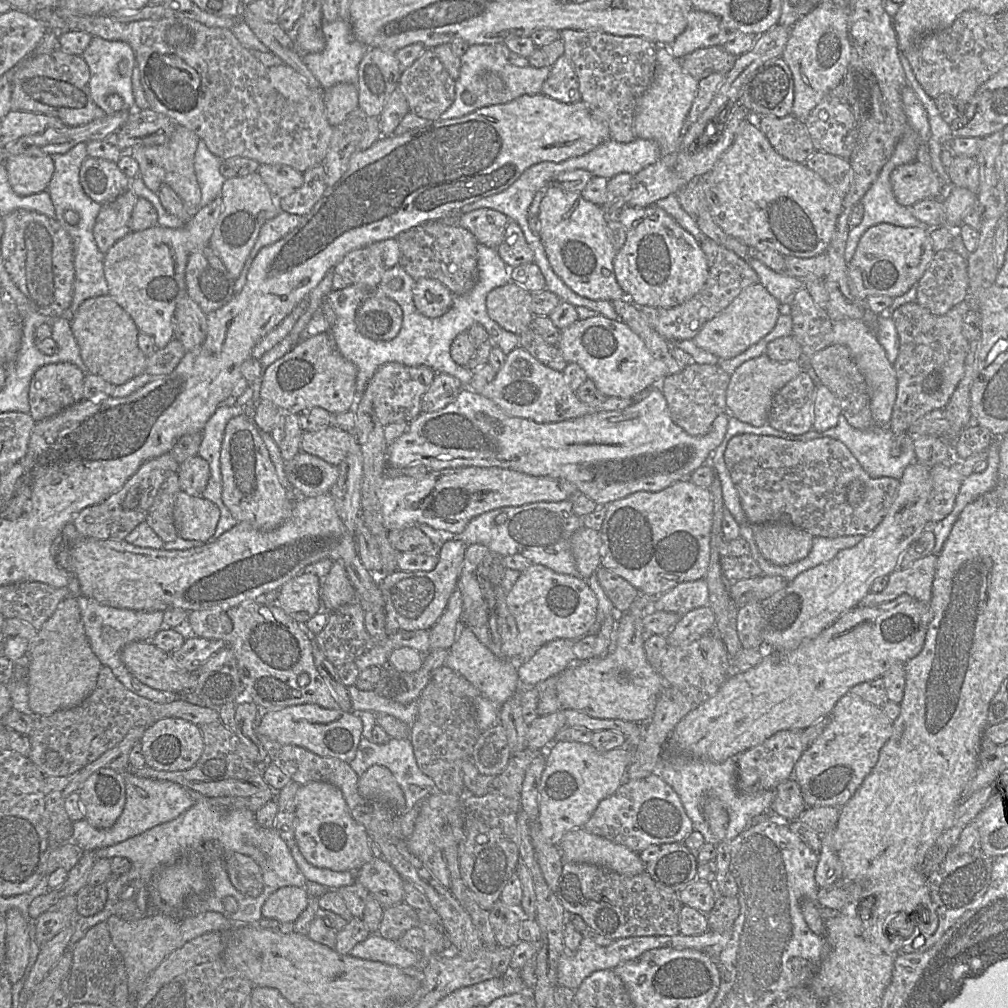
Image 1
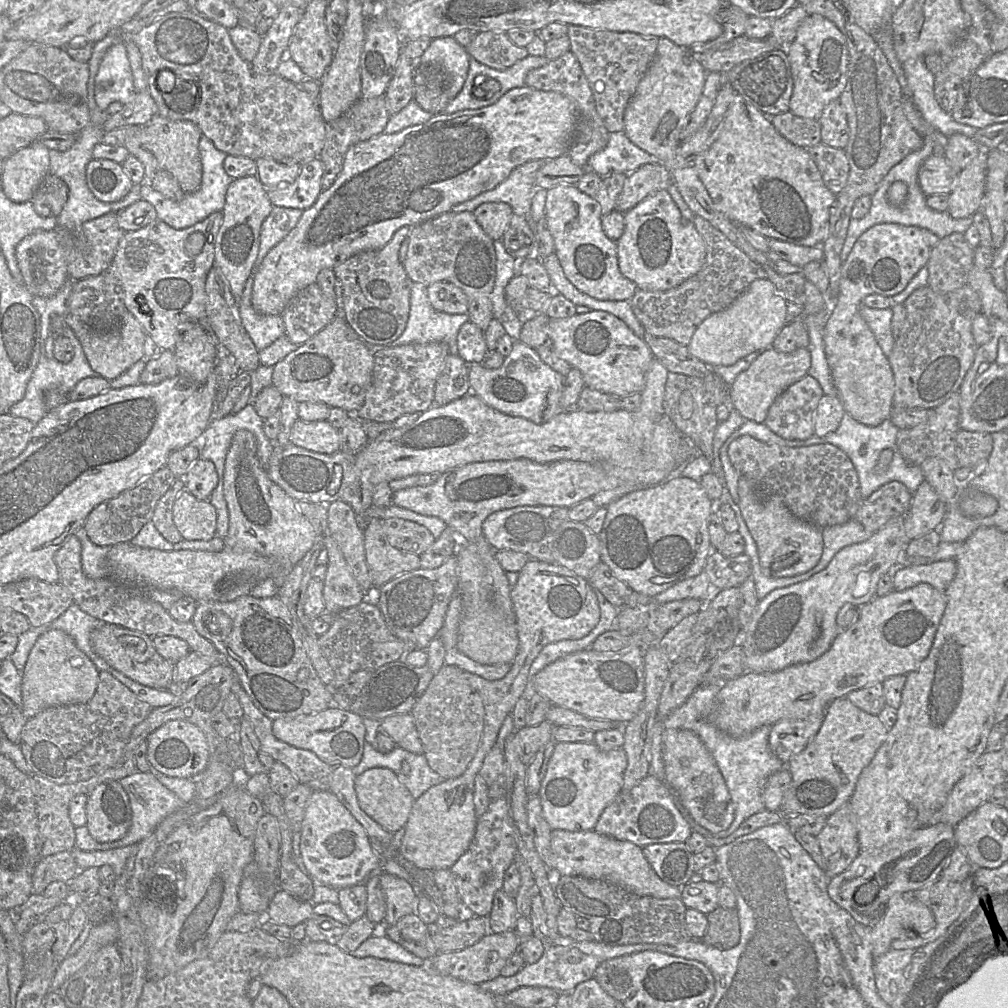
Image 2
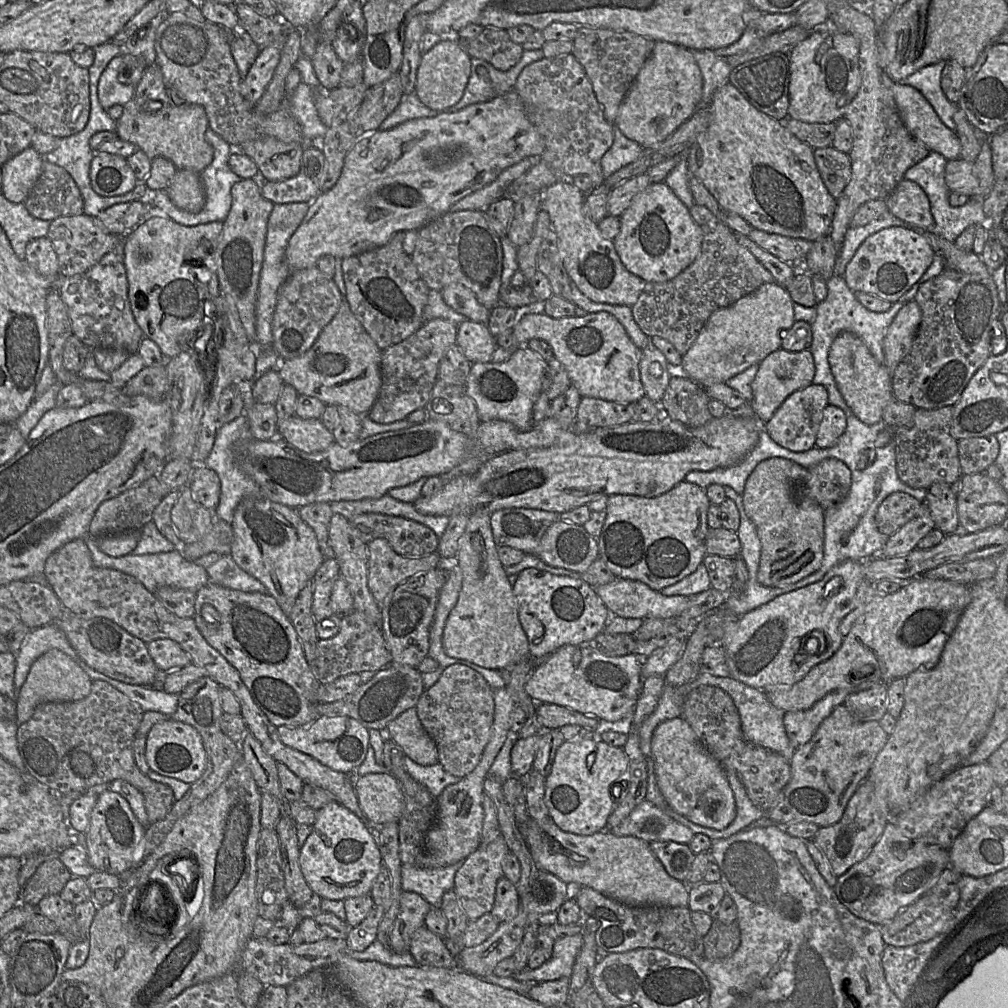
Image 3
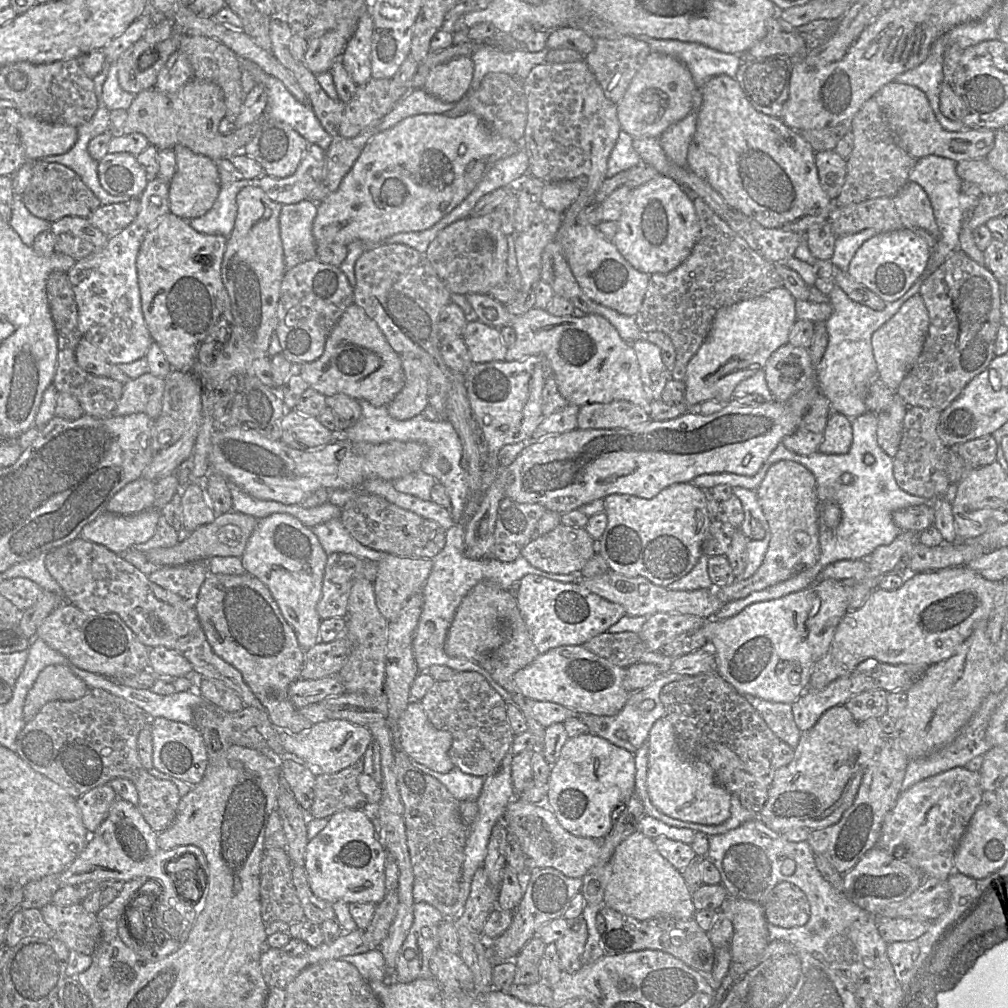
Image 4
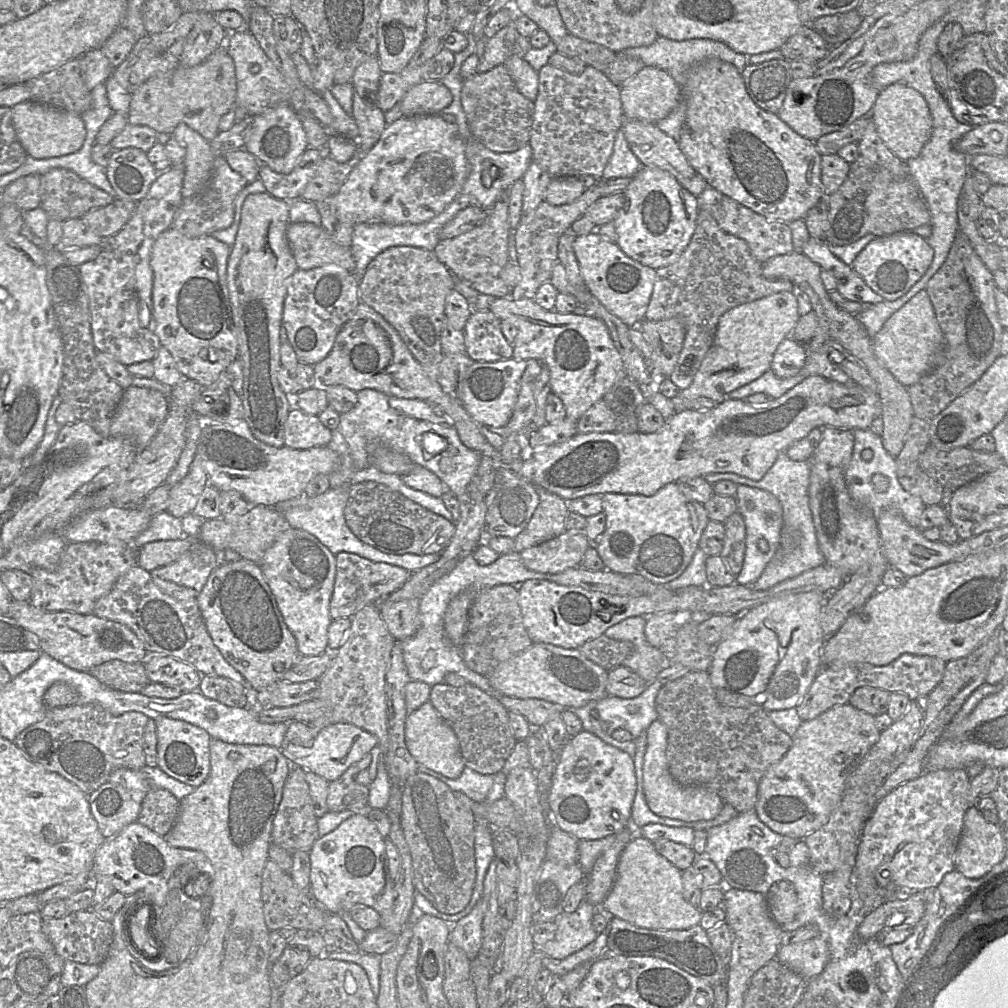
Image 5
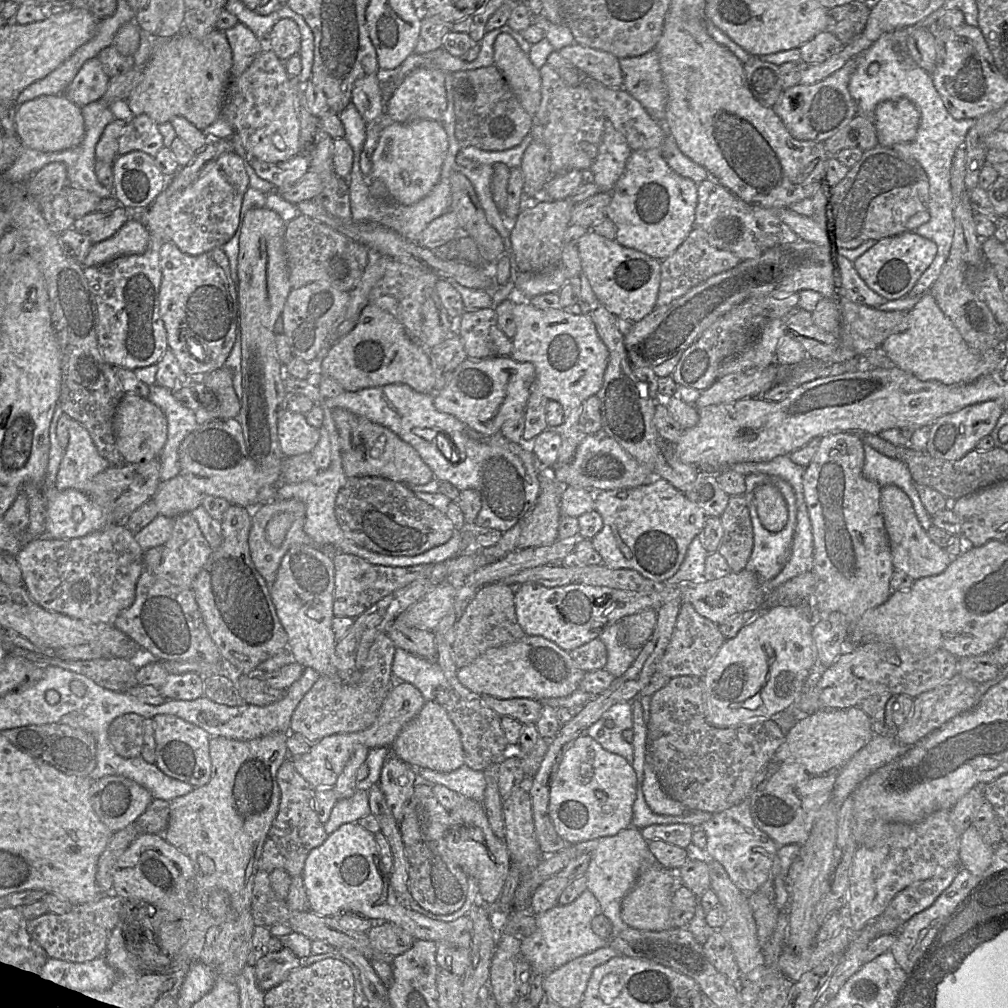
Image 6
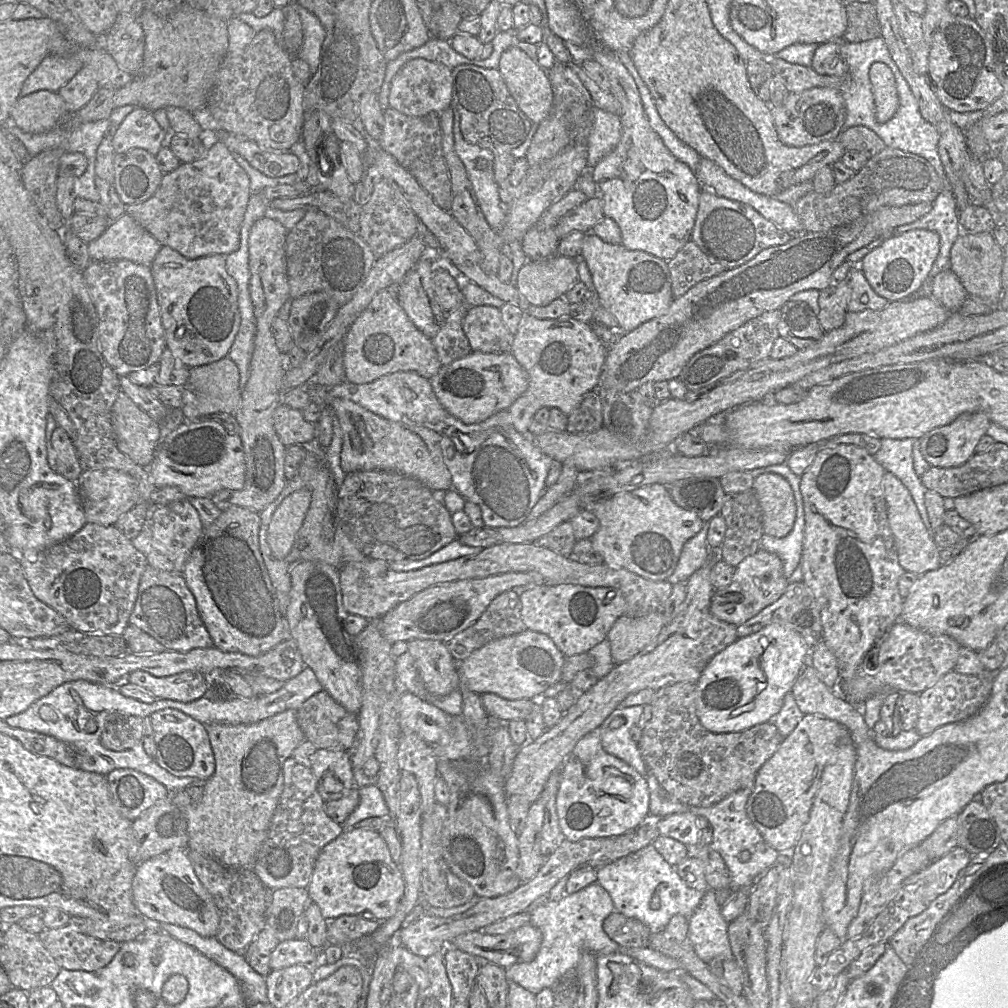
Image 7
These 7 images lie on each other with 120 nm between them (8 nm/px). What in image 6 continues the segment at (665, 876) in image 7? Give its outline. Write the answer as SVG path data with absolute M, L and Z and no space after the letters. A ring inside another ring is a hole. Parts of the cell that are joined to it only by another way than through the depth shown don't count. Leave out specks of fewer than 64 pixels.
M630 825L613 836L579 842L574 844L574 846L579 854L590 855L590 864L585 873L588 879L588 889L599 901L602 913L612 923L612 933L608 939L610 944L628 926L622 919L622 899L634 885L640 869L644 864L653 864L658 861L649 848L649 841L643 837L642 829L633 825Z

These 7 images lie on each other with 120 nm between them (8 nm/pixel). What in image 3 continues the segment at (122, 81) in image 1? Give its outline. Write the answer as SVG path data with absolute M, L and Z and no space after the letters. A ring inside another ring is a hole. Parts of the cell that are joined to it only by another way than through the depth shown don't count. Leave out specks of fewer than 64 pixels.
M123 54L115 56L107 65L98 82L98 98L107 110L114 105L125 105L134 98L136 86L118 81L122 71Z

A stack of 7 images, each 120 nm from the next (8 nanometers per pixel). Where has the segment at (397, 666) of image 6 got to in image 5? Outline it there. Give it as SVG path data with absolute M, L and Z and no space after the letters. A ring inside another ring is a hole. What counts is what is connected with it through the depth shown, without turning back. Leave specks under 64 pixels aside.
M513 551L501 555L493 563L488 565L480 565L474 559L473 555L468 555L451 572L432 584L420 598L419 626L416 632L400 642L404 663L410 679L424 682L432 687L435 684L444 682L445 676L453 672L464 677L466 679L465 684L470 683L489 695L500 698L500 693L490 685L487 677L467 667L462 658L461 647L452 644L446 636L444 630L444 616L450 601L463 591L470 591L478 594L486 588L504 584L513 585L516 583L523 583L529 579L546 579L554 582L555 575L528 569L523 564L520 553ZM429 650L435 652L435 665L429 670L424 670L422 668L422 660Z

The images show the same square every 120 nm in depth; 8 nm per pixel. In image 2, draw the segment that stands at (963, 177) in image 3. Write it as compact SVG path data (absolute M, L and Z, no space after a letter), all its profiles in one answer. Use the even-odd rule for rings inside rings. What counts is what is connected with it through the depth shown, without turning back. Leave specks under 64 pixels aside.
M930 155L922 164L919 173L919 184L926 196L950 194L960 171L957 171L945 156Z

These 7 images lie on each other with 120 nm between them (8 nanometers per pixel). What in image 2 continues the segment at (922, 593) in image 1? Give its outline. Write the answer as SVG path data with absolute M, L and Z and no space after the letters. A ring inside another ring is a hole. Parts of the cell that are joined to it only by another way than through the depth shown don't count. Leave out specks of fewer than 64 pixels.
M955 560L897 566L892 572L893 590L903 591L920 583L926 583L945 592L955 573Z

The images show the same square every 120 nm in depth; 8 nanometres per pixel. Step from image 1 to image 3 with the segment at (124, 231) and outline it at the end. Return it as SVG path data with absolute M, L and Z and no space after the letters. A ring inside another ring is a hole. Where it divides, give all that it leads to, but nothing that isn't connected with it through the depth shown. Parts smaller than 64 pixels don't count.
M85 214L61 216L50 222L47 237L57 254L59 275L62 277L81 274L97 264L101 258L114 248L118 240L124 238L106 231L97 217Z

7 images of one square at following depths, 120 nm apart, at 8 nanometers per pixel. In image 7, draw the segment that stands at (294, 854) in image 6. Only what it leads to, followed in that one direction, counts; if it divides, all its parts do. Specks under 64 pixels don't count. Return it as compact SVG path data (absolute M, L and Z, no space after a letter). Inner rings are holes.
M293 757L286 759L283 765L283 790L253 869L268 890L287 887L307 889L320 851L345 830L327 816L324 803L317 792L316 780L310 768L299 764Z

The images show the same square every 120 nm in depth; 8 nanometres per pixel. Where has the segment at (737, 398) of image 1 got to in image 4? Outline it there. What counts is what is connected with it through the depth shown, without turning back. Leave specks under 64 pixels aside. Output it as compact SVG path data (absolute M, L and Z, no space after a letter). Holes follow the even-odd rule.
M790 343L779 347L770 355L763 368L774 401L786 401L805 387L814 369L807 348L796 347Z

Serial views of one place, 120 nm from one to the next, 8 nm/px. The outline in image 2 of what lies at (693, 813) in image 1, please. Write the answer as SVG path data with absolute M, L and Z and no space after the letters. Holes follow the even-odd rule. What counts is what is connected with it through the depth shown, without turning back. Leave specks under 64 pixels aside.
M708 681L694 689L688 699L667 717L657 719L650 730L650 768L649 774L665 781L665 766L662 754L662 733L665 729L690 730L705 744L715 759L729 790L734 804L734 820L730 827L714 837L727 837L736 831L750 816L766 809L764 787L770 775L787 768L769 747L771 726L764 725L742 737L732 737L721 731L711 721L714 712L714 698L722 682Z

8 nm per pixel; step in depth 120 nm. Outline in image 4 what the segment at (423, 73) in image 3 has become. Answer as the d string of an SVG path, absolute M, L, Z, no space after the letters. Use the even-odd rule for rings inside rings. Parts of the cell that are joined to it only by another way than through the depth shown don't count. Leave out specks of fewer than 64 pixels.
M469 56L457 57L434 67L428 74L423 89L443 102L458 102L470 88L474 63Z

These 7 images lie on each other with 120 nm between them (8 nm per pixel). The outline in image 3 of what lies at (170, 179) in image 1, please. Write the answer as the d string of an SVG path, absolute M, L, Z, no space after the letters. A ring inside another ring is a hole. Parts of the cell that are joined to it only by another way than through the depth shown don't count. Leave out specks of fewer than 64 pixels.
M132 99L124 105L122 116L117 120L118 138L135 144L151 160L161 156L173 162L177 169L202 173L212 162L214 150L205 133L209 127L203 106L183 103L172 108L148 113L137 106Z

